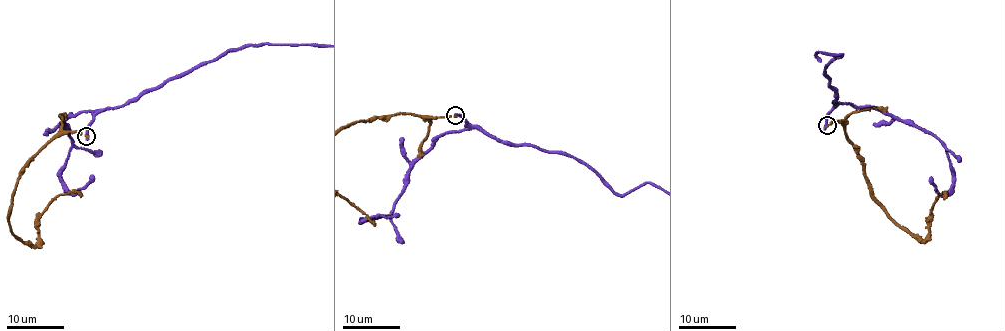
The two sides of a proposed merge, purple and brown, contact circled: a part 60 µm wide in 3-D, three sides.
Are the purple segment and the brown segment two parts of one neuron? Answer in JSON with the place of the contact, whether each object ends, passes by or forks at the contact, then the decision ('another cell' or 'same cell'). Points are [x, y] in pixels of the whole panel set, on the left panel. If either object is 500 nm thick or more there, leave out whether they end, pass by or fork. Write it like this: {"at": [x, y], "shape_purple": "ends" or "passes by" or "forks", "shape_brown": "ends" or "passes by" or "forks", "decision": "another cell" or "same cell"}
{"at": [86, 136], "shape_purple": "ends", "shape_brown": "ends", "decision": "another cell"}

